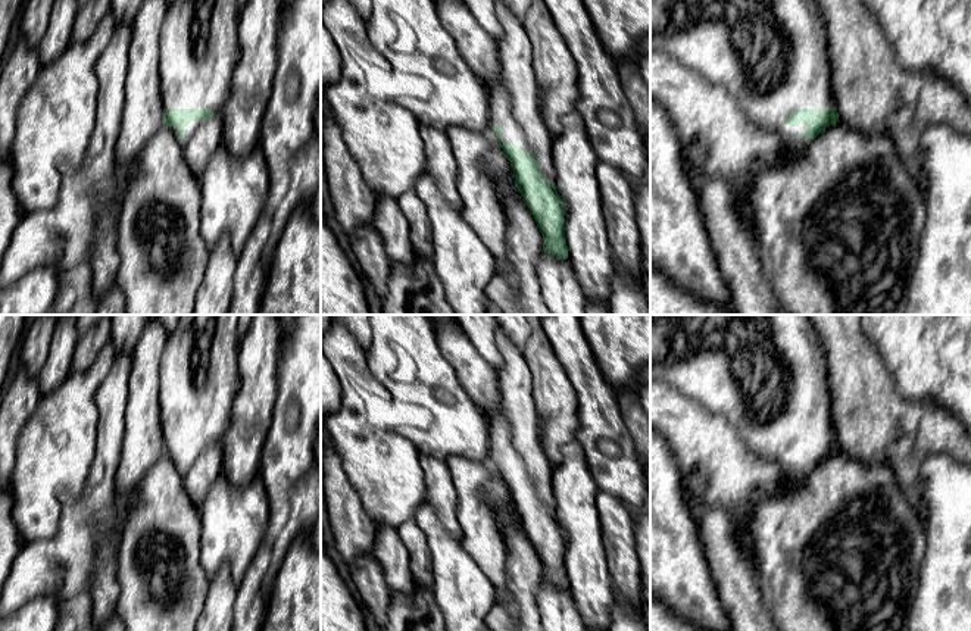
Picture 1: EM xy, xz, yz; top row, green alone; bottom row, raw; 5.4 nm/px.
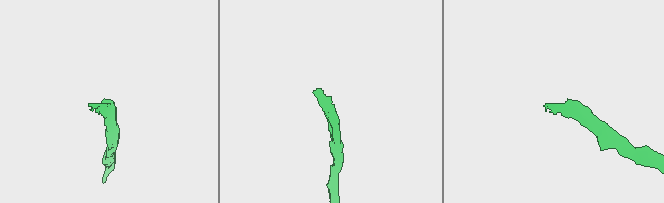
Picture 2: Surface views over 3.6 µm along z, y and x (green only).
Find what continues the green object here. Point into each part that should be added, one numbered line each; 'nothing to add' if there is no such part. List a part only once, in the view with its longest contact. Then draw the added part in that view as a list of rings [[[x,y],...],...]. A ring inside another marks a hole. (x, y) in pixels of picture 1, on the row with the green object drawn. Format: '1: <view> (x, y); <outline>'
1: yz (771, 56); [[[650,0],[650,50],[675,57],[686,69],[712,85],[722,85],[749,121],[775,131],[797,149],[812,143],[805,138],[806,124],[790,126],[784,119],[796,109],[836,109],[828,32],[817,0]]]

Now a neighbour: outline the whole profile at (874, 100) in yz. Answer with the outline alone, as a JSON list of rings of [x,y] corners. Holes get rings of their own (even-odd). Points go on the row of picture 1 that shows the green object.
[[[817,0],[824,12],[828,53],[839,121],[859,132],[887,135],[896,143],[908,172],[921,190],[928,181],[920,153],[921,131],[947,125],[952,131],[971,135],[971,106],[962,93],[934,69],[909,72],[897,65],[896,53],[874,13],[862,0]]]

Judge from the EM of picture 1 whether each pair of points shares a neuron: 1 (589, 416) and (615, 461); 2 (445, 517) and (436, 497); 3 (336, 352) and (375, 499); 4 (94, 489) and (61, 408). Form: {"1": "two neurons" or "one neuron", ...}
{"1": "one neuron", "2": "one neuron", "3": "one neuron", "4": "two neurons"}

